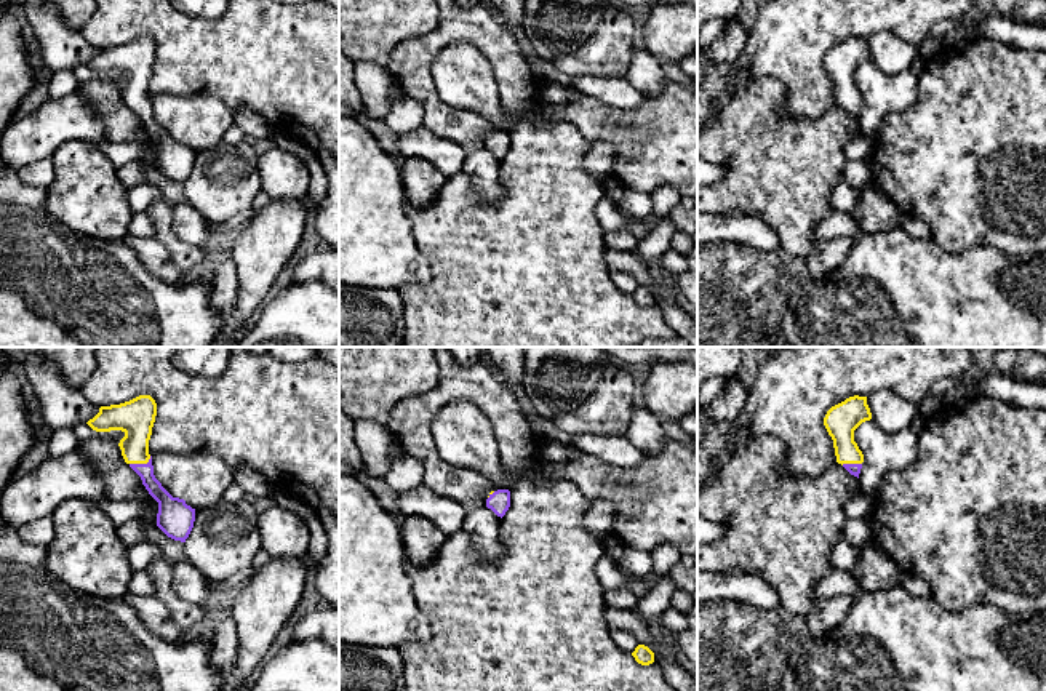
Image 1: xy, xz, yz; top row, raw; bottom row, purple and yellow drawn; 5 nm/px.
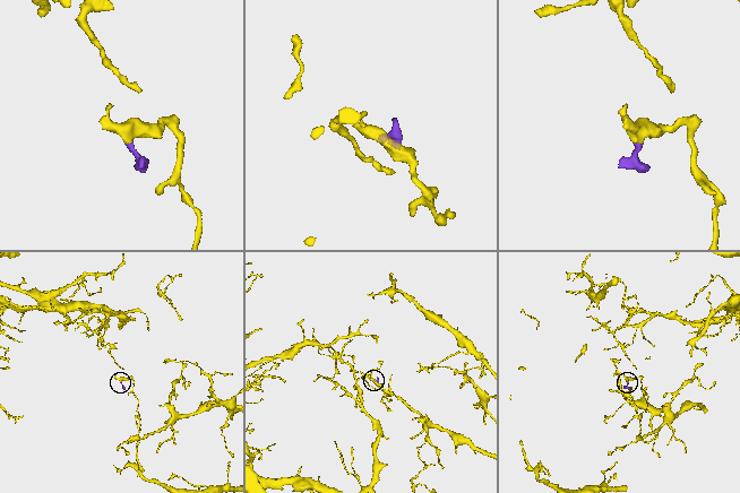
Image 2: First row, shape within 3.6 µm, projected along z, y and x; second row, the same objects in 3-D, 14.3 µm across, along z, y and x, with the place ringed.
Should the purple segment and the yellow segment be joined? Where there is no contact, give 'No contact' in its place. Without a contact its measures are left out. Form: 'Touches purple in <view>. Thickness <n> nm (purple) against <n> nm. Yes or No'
Touches purple in xy. Thickness 110 nm (purple) against 180 nm. Yes

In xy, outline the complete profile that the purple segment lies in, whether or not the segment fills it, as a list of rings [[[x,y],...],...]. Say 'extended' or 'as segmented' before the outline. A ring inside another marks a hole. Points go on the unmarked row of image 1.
extended; [[[139,37],[120,46],[101,48],[86,66],[96,74],[122,72],[125,75],[118,85],[122,98],[158,144],[157,168],[168,179],[186,184],[194,170],[195,150],[184,141],[173,139],[154,117],[149,82],[155,58],[155,42],[150,37]]]

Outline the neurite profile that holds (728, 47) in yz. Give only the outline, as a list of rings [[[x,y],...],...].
[[[737,16],[729,18],[721,35],[712,45],[704,48],[702,53],[713,64],[733,62],[742,54],[750,34],[752,32],[744,29]]]

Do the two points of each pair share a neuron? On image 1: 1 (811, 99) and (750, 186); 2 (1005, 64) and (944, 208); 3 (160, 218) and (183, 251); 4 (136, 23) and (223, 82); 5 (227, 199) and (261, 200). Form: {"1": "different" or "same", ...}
{"1": "different", "2": "same", "3": "same", "4": "same", "5": "different"}

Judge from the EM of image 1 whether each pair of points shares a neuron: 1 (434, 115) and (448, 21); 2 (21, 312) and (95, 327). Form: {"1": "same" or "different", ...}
{"1": "same", "2": "same"}

